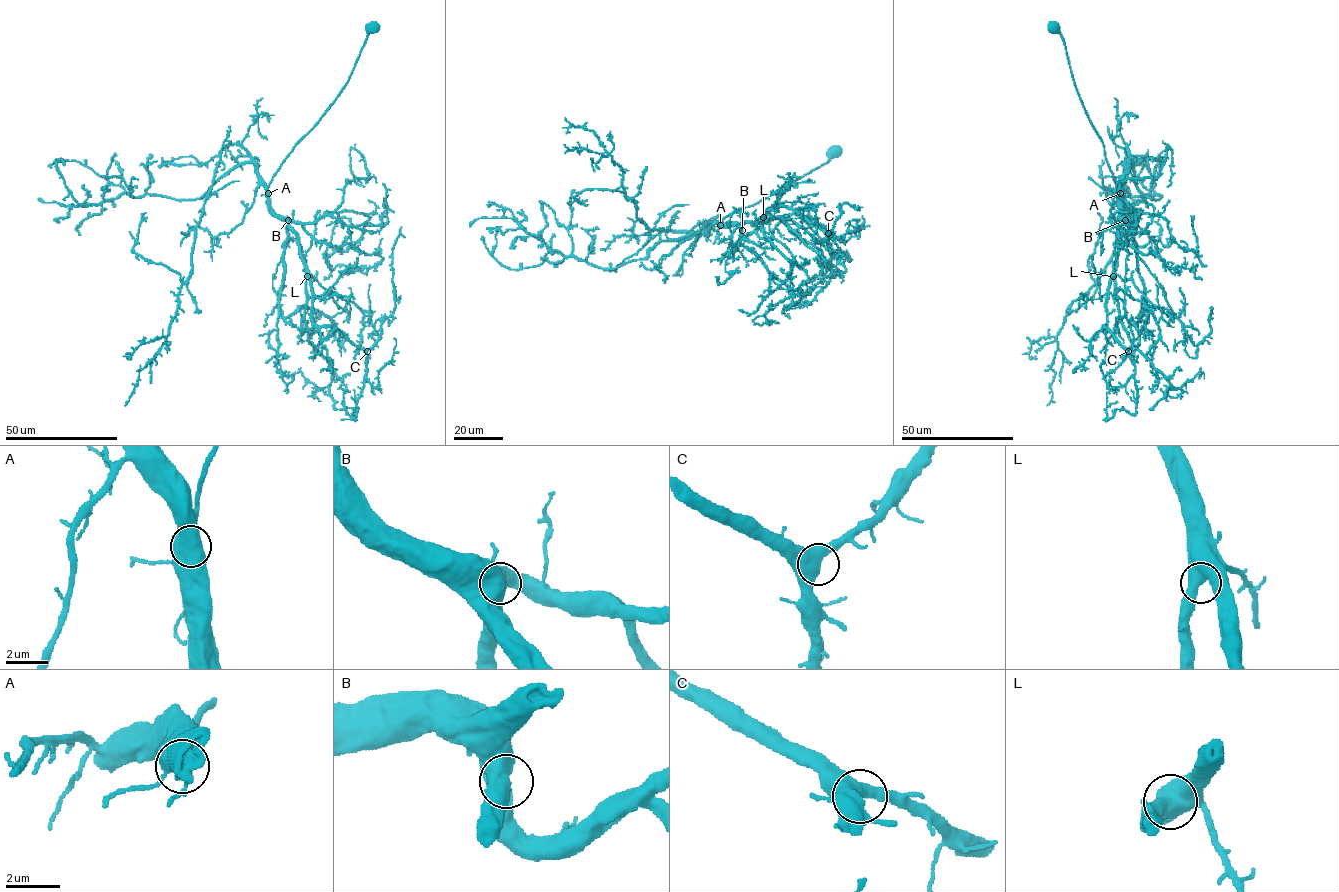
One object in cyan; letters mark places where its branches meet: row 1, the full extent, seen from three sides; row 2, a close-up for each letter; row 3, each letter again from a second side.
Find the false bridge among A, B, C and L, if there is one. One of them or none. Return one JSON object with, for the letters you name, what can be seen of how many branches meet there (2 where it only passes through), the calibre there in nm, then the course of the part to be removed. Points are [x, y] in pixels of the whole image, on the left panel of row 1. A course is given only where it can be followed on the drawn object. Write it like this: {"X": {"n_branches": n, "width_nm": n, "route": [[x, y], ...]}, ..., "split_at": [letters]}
{"split_at": []}

